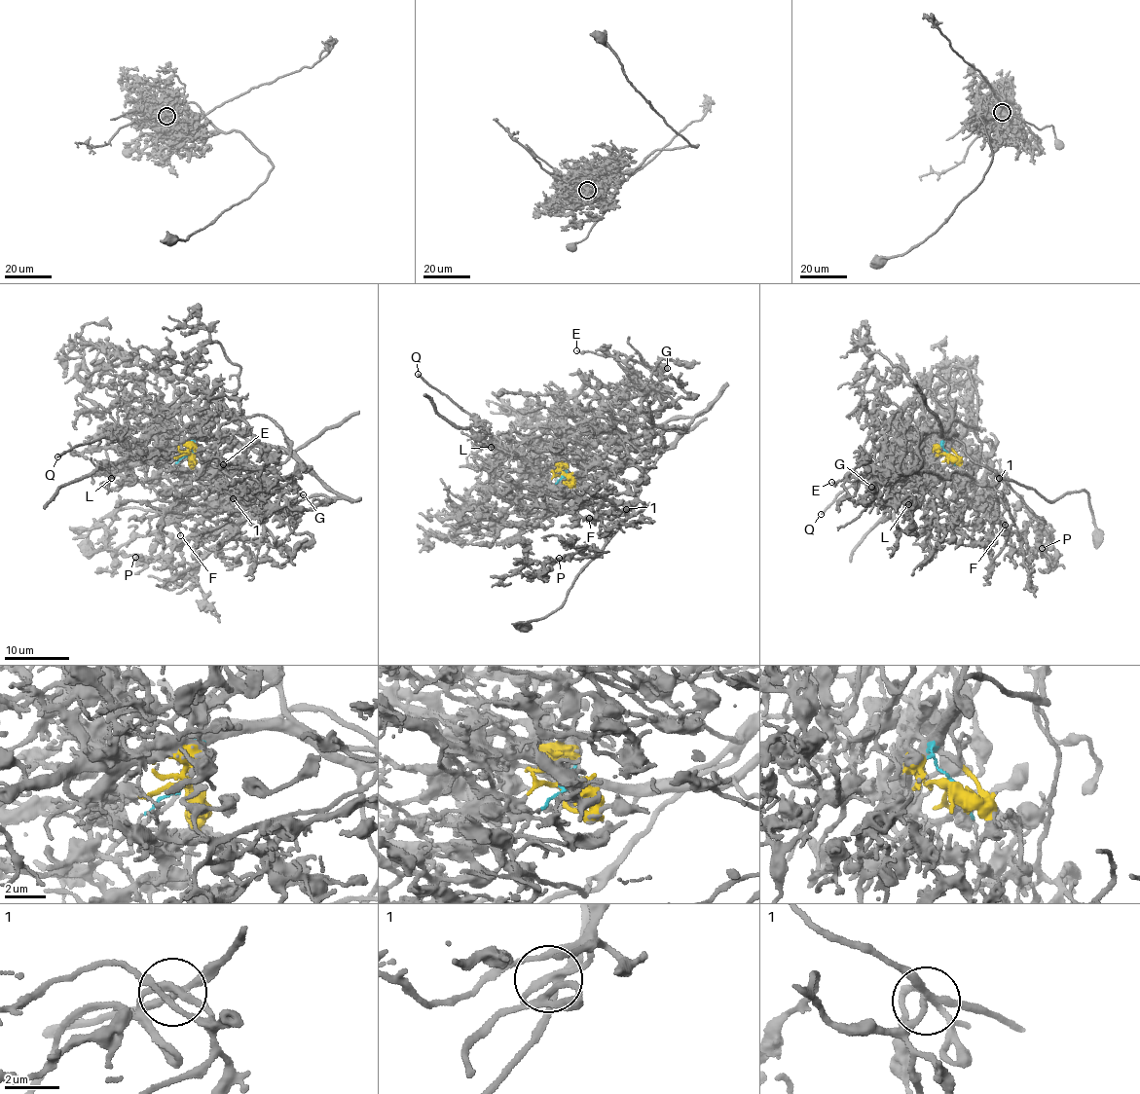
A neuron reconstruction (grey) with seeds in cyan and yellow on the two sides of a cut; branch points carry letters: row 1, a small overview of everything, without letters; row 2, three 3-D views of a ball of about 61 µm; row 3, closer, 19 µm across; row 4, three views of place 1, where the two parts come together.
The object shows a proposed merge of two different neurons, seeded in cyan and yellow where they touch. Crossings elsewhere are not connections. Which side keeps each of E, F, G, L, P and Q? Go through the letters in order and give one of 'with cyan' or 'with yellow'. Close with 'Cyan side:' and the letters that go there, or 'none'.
E: with yellow
F: with yellow
G: with yellow
L: with cyan
P: with yellow
Q: with cyan
Cyan side: L, Q

